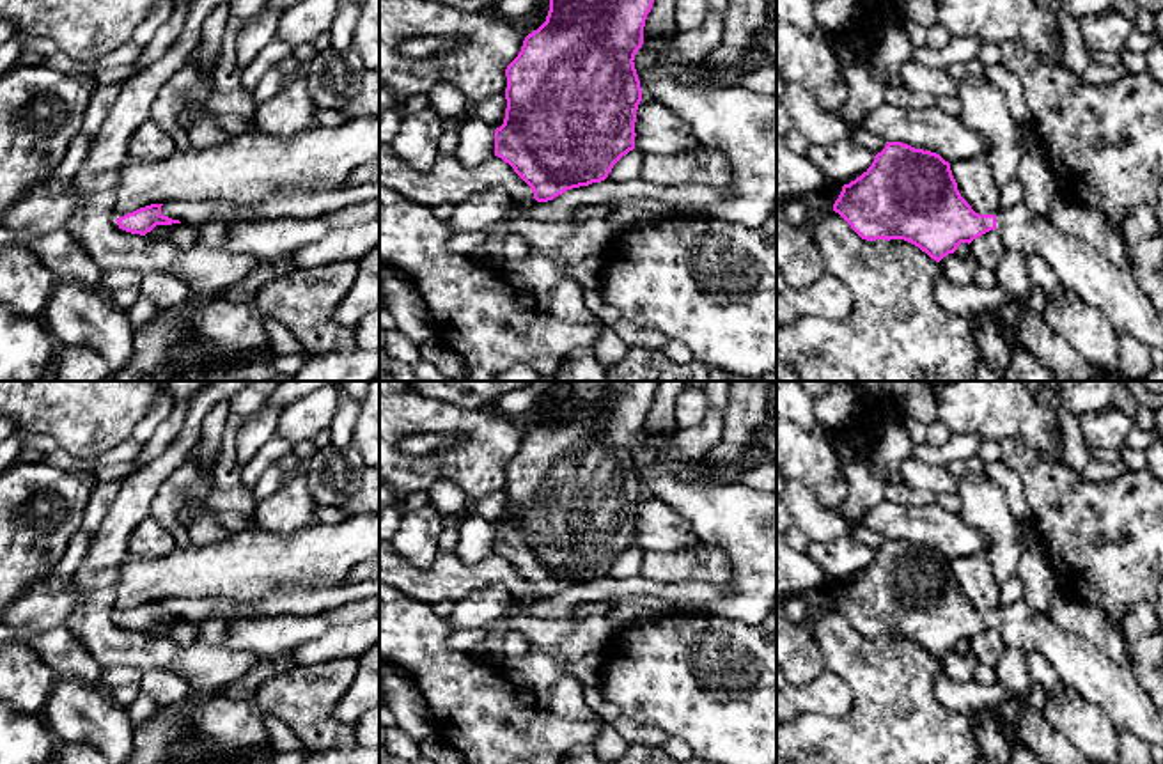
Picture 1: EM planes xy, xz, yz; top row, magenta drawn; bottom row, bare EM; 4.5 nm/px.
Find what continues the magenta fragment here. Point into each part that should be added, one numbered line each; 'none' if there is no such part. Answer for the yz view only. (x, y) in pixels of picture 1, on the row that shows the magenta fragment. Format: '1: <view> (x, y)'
1: yz (1096, 280)

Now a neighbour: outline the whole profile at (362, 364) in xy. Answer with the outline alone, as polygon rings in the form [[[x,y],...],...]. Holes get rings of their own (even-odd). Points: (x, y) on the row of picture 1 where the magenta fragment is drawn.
[[[358,347],[351,353],[312,355],[293,381],[372,381],[379,376],[379,351]]]

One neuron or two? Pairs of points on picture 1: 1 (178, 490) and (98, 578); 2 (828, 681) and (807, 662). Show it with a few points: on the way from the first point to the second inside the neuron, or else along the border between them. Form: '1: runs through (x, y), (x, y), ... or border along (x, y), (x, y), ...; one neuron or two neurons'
1: border along (171, 475), (162, 484), (149, 513); two neurons
2: border along (825, 670), (814, 679), (795, 686); two neurons

